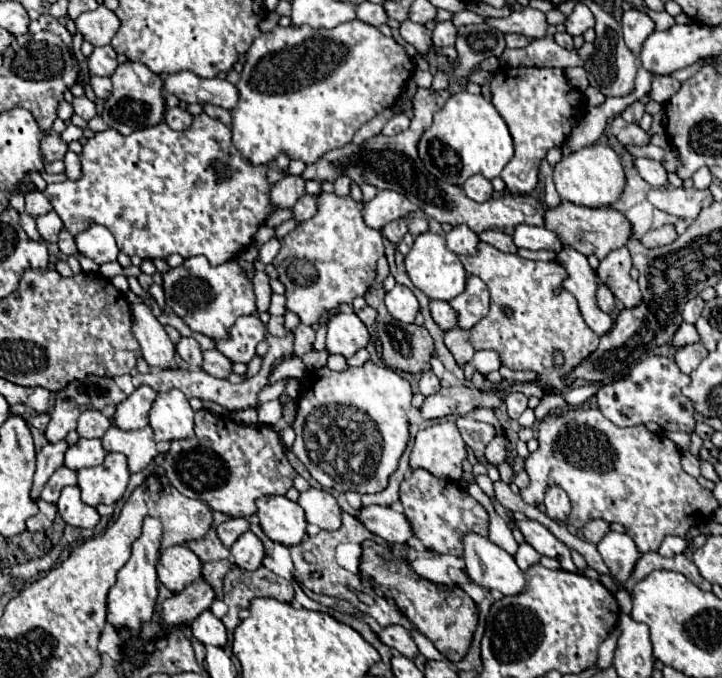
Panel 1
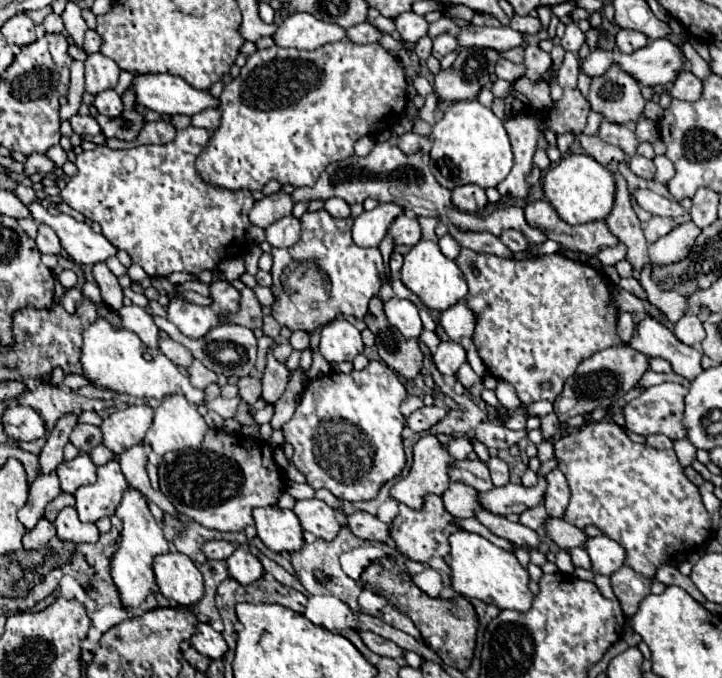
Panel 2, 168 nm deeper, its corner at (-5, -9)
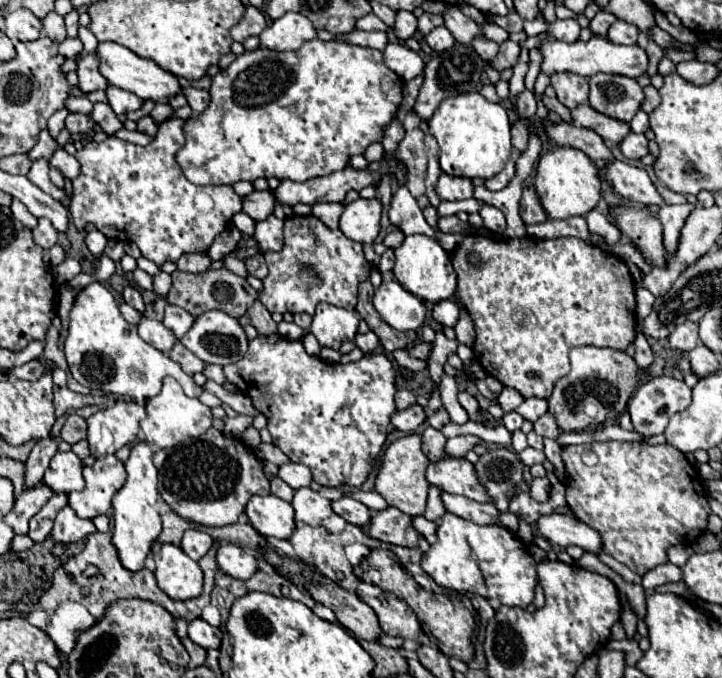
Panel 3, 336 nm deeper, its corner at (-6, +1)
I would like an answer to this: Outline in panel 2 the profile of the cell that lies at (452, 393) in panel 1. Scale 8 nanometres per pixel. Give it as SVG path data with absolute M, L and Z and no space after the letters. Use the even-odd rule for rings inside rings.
M424 406L420 410L416 410L410 418L408 418L408 426L414 430L414 432L424 432L428 428L432 428L436 422L440 422L450 410L446 406Z

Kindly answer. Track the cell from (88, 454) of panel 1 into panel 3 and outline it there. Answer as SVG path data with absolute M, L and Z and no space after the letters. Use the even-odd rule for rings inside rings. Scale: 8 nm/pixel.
M57 452L51 458L49 468L45 470L43 484L49 486L55 494L69 494L73 490L83 490L83 464L73 452Z

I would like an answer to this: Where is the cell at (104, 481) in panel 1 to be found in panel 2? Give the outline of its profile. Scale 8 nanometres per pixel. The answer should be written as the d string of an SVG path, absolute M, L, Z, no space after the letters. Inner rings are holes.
M112 460L110 464L98 466L98 480L94 484L78 488L76 510L82 522L96 522L104 516L112 516L126 492L128 482L120 472L120 464Z

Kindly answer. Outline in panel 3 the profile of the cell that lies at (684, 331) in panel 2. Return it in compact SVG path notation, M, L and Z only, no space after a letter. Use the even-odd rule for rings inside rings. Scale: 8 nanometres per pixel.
M683 322L669 334L669 348L685 354L699 344L699 326L695 322Z

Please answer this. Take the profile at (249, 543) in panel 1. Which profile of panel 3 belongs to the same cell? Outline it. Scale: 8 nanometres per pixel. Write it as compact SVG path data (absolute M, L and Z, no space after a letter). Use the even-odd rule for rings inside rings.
M223 544L217 550L217 566L223 574L231 578L247 580L257 570L257 558L251 552L245 552L233 544Z

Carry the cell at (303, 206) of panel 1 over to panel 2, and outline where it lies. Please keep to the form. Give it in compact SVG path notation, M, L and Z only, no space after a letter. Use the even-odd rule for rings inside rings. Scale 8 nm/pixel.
M284 216L266 228L266 240L276 248L288 248L300 240L302 222L296 216Z

